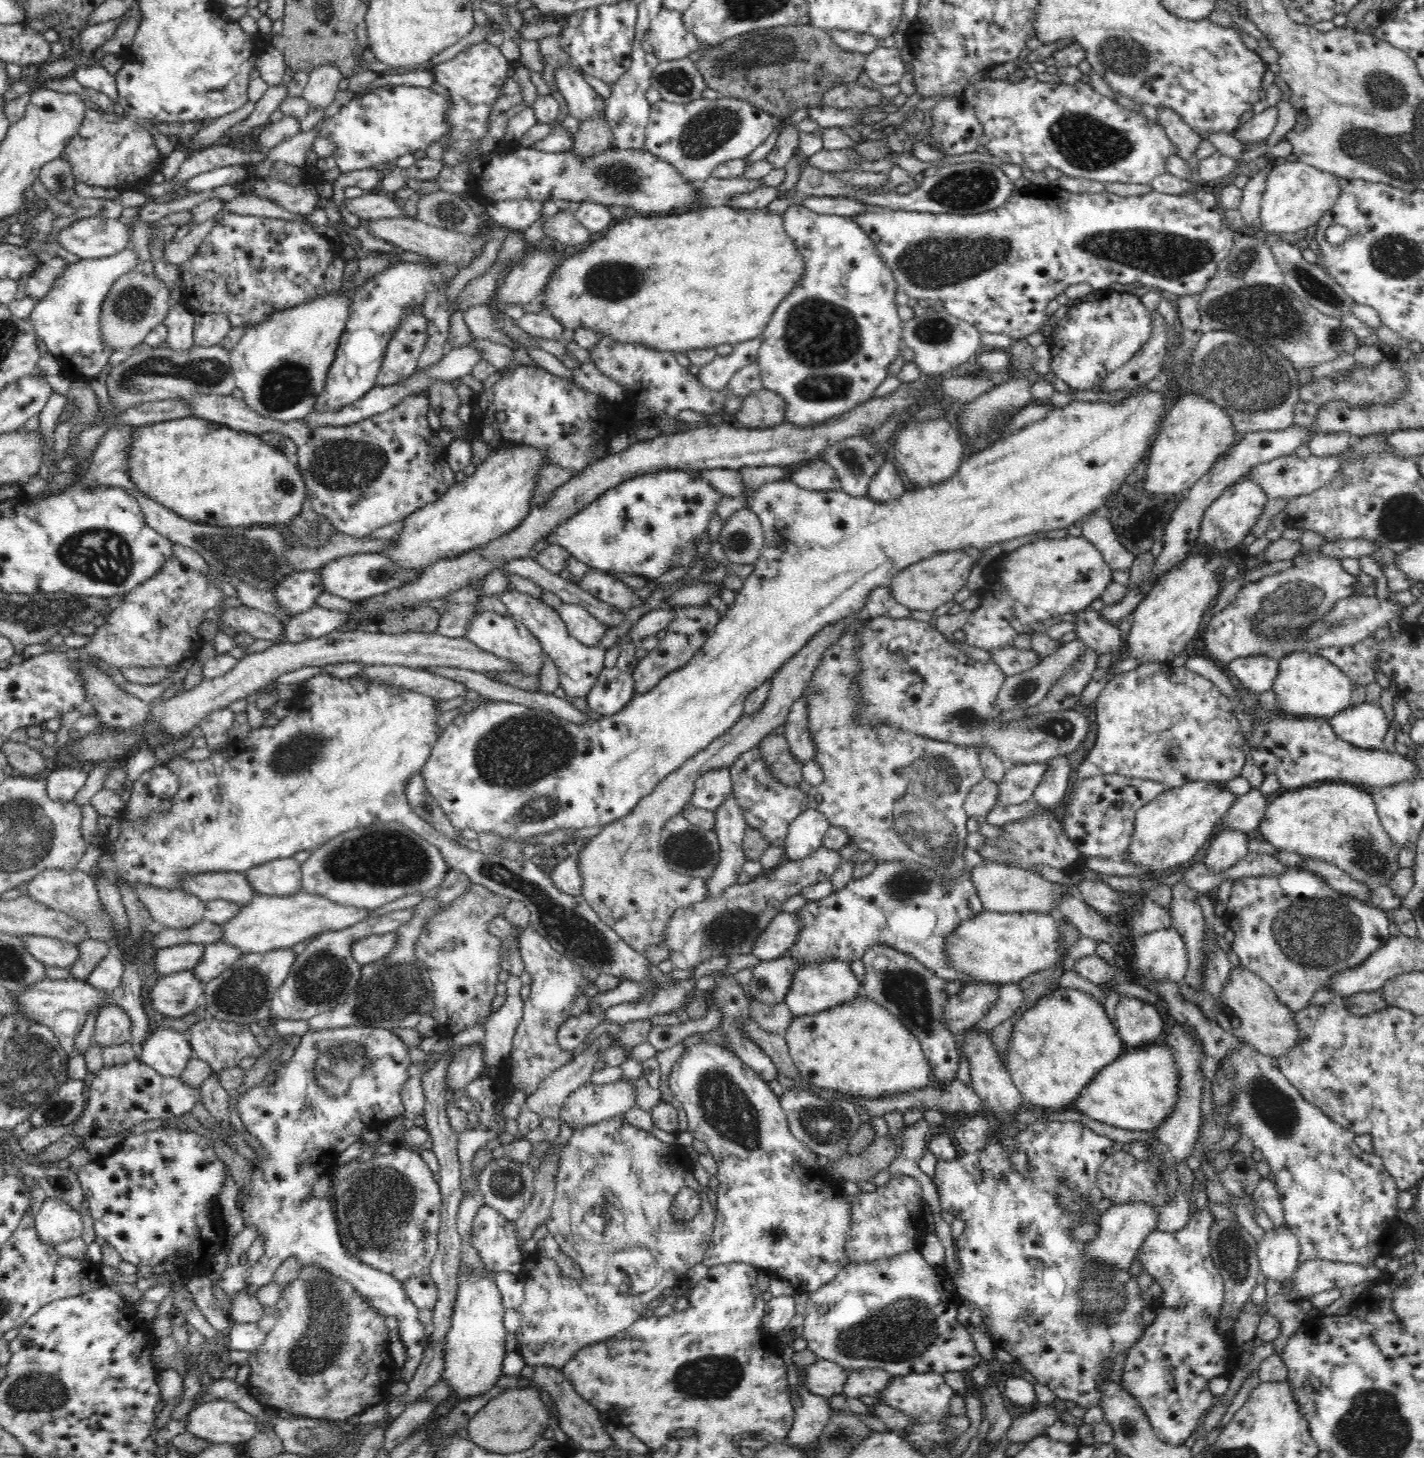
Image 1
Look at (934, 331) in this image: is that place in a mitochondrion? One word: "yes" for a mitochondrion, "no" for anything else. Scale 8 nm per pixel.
yes

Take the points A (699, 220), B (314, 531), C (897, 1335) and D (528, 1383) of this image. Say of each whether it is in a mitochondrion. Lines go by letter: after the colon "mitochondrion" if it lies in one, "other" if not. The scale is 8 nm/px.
A: other
B: mitochondrion
C: mitochondrion
D: other

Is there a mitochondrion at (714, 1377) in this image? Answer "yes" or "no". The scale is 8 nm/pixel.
yes

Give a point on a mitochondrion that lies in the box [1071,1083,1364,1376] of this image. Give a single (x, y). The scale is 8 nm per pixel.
(1232, 1250)

